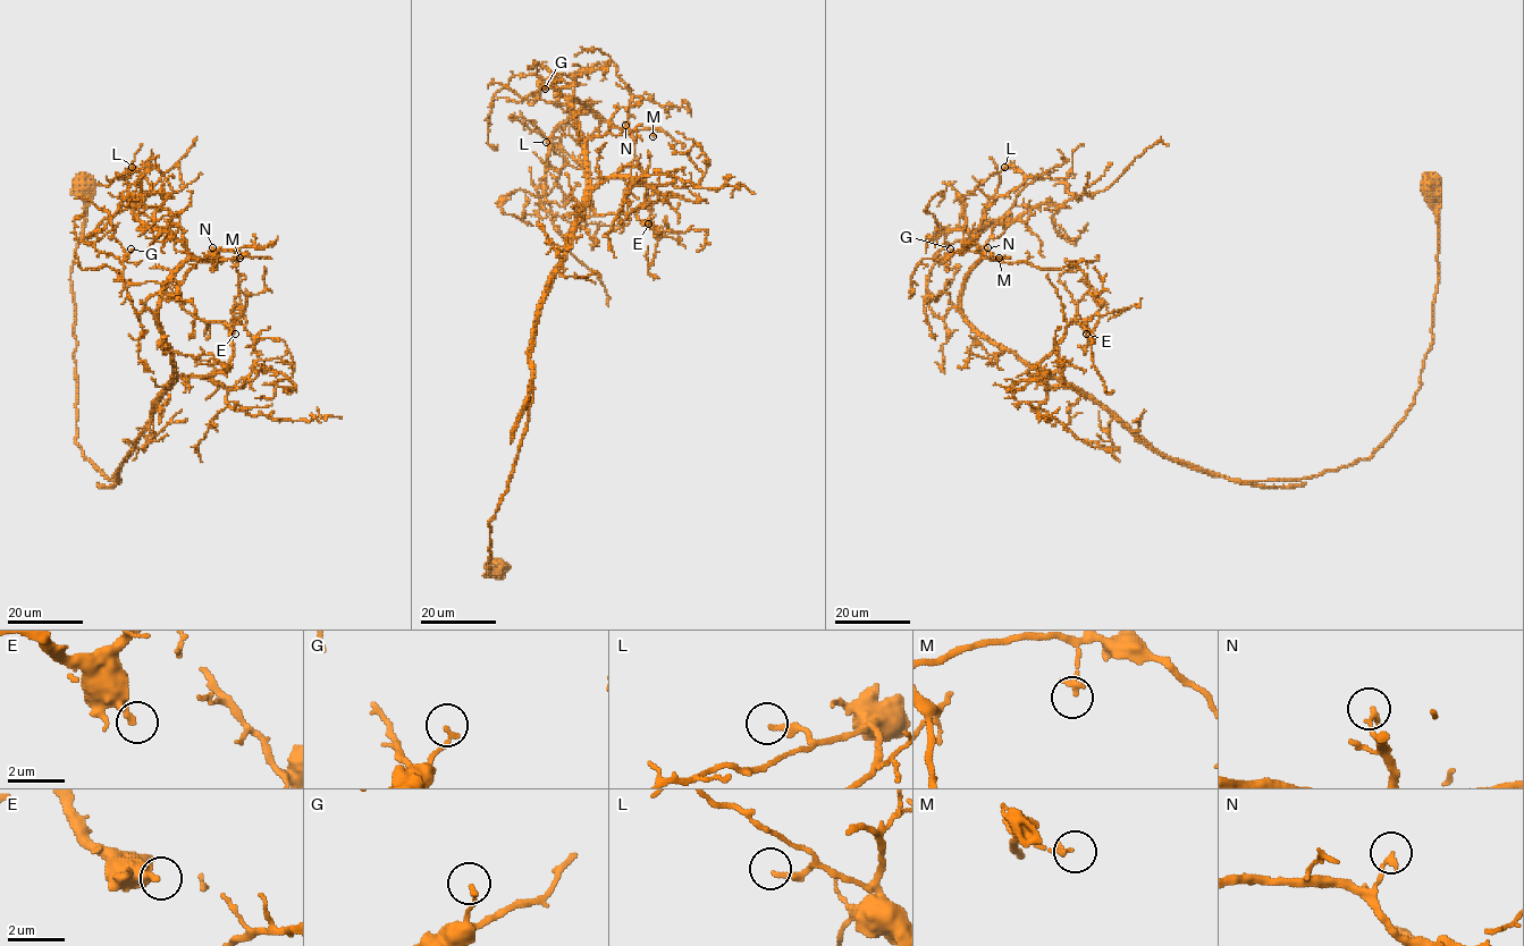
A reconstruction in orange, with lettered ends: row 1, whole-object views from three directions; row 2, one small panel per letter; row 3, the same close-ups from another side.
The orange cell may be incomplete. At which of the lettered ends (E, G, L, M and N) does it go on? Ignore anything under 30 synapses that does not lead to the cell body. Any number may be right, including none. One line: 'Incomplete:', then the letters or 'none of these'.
Incomplete: none of these

